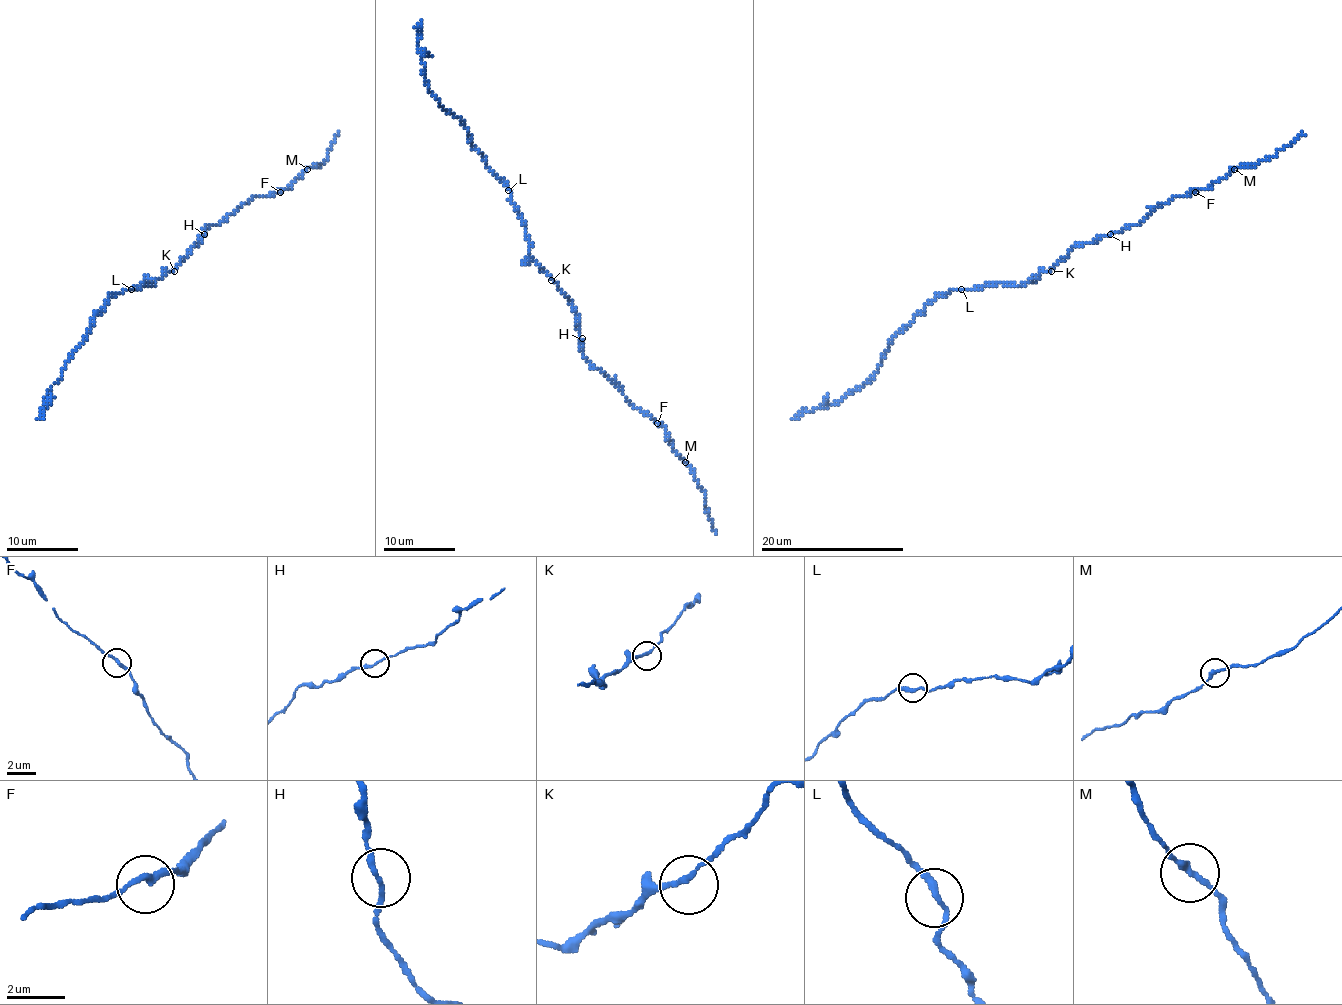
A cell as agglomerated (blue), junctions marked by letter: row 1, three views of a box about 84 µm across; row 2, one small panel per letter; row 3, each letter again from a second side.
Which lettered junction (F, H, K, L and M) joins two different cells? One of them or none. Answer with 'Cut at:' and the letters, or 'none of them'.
Cut at: none of them

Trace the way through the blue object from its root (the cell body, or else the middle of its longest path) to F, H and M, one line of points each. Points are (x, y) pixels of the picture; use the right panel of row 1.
F: (1049, 269), (1060, 262), (1073, 246), (1092, 244), (1101, 237), (1137, 226), (1164, 202), (1195, 192)
H: (1049, 269), (1060, 262), (1073, 246), (1092, 244), (1110, 235)
M: (1049, 269), (1073, 246), (1092, 244), (1101, 237), (1137, 226), (1164, 202), (1209, 188), (1234, 168)

